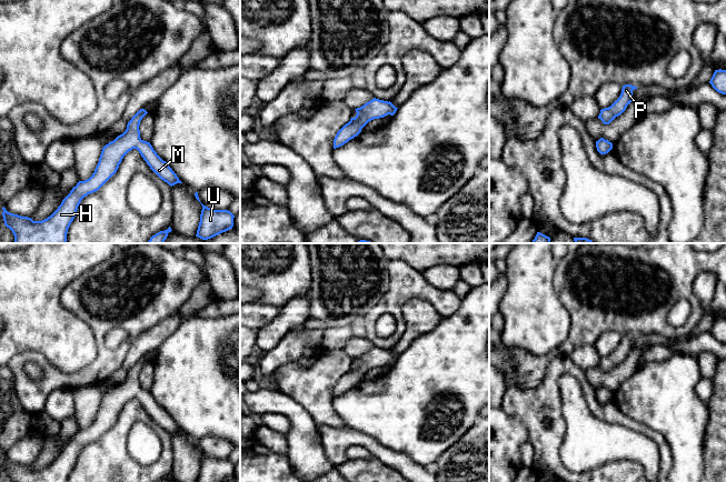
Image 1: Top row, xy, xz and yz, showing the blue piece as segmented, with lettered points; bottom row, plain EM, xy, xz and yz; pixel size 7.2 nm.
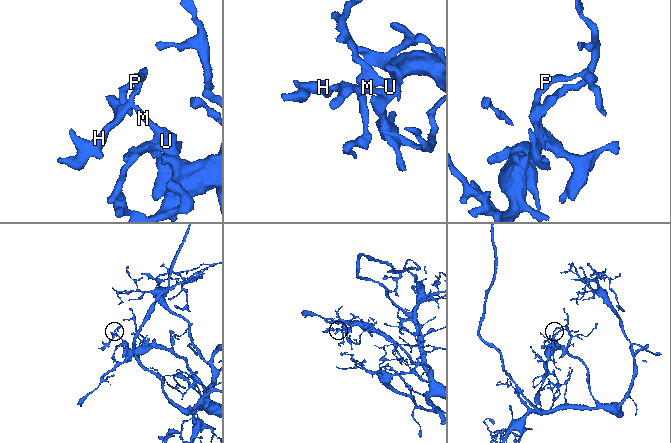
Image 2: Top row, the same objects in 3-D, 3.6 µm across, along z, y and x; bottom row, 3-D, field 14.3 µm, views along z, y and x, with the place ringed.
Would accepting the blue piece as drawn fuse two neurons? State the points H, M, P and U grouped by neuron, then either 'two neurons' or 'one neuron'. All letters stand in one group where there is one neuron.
groups H M P U; one neuron

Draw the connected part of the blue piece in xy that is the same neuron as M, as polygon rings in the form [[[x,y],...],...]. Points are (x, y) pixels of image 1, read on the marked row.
[[[140,109],[128,122],[126,131],[102,148],[92,175],[79,181],[47,219],[33,221],[31,218],[10,213],[3,207],[4,225],[12,231],[13,243],[67,243],[68,229],[81,200],[98,191],[117,172],[123,157],[132,149],[137,149],[150,169],[169,185],[182,183],[150,142],[140,138],[140,121],[147,113],[145,109]]]

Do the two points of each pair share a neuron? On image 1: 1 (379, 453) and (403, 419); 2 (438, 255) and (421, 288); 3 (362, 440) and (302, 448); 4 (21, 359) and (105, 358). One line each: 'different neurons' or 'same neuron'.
1: different neurons
2: different neurons
3: different neurons
4: same neuron

